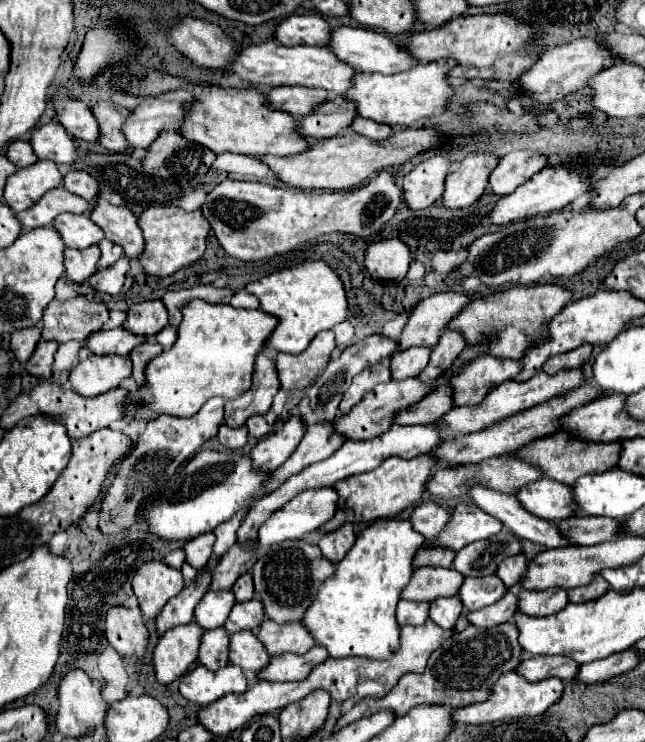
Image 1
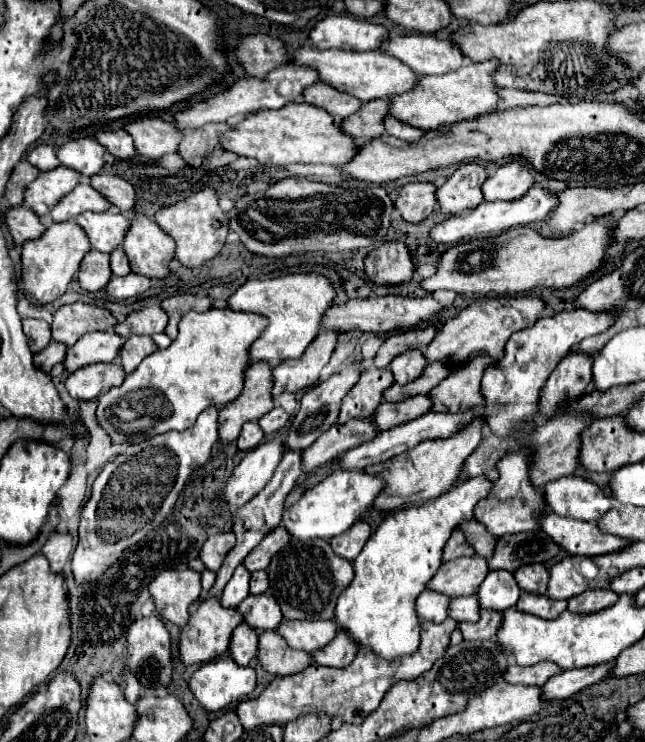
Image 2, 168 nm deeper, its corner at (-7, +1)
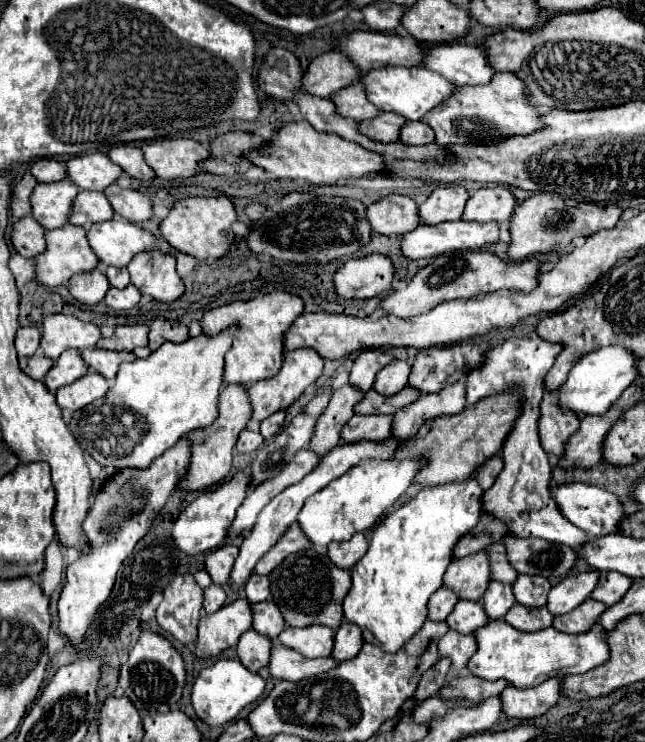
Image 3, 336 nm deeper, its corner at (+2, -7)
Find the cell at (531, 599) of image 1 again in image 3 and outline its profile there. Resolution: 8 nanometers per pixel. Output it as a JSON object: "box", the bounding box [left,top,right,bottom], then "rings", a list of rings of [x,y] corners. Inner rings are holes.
{"box":[505,604,553,632],"rings":[[[513,604],[511,610],[507,612],[505,620],[523,632],[535,632],[549,628],[553,622],[553,614],[543,606],[543,608],[527,608],[523,604]]]}

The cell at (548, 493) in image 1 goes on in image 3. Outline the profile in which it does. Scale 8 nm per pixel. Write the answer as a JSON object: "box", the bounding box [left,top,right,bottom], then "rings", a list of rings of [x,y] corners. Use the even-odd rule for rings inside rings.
{"box":[551,482,625,538],"rings":[[[573,482],[573,484],[555,484],[551,486],[551,498],[557,502],[559,512],[577,528],[581,528],[583,532],[587,532],[591,538],[599,538],[599,536],[607,536],[607,534],[615,534],[619,532],[619,522],[623,520],[625,512],[623,506],[619,504],[617,496],[601,490],[597,486],[589,486],[589,484],[581,484],[581,482]]]}

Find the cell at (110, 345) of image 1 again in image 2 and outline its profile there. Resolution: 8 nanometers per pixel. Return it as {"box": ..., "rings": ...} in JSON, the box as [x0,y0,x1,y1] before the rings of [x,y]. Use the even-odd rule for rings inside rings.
{"box":[66,332,124,372],"rings":[[[92,332],[84,334],[72,348],[66,350],[66,372],[76,372],[88,364],[96,362],[112,362],[116,360],[116,352],[120,352],[120,344],[124,338],[110,332]]]}

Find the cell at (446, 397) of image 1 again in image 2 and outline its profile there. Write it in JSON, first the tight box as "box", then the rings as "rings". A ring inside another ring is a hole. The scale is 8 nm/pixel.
{"box":[372,396,432,430],"rings":[[[412,396],[404,402],[382,402],[374,416],[372,416],[372,422],[376,424],[378,430],[388,430],[392,426],[400,426],[400,424],[406,424],[422,414],[426,414],[430,410],[432,402],[428,396]]]}

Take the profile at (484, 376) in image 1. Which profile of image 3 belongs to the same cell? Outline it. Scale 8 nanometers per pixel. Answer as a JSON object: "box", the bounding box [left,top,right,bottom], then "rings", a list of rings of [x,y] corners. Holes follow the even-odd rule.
{"box":[393,382,465,440],"rings":[[[455,382],[435,394],[421,394],[413,404],[401,408],[393,416],[393,436],[397,436],[399,440],[413,438],[427,420],[445,414],[449,416],[459,414],[463,412],[463,408],[465,408],[465,384],[461,382]]]}

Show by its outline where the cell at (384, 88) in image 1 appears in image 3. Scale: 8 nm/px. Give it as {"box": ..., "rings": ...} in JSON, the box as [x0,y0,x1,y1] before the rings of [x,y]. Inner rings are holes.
{"box":[423,72,541,144],"rings":[[[495,72],[491,84],[459,86],[455,96],[433,108],[423,118],[435,130],[437,144],[469,144],[491,142],[489,138],[501,138],[511,134],[529,134],[541,128],[539,112],[525,100],[525,84],[511,72]]]}

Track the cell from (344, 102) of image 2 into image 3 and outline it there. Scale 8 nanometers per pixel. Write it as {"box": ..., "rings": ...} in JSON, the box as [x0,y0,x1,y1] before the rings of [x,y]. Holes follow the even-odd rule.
{"box":[329,84,379,122],"rings":[[[351,84],[343,88],[343,92],[335,92],[329,100],[335,100],[335,108],[339,108],[339,116],[353,118],[357,122],[369,120],[379,114],[379,110],[365,98],[361,84]]]}

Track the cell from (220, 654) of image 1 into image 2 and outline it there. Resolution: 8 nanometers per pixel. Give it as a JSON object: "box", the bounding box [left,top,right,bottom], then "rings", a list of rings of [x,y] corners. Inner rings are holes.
{"box":[230,622,258,666],"rings":[[[246,622],[240,624],[232,634],[230,654],[240,666],[248,666],[248,662],[258,656],[258,632]]]}

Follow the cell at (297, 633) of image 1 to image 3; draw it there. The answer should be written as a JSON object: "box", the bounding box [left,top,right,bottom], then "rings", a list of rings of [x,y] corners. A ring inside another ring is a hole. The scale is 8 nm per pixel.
{"box":[279,626,335,658],"rings":[[[287,626],[279,634],[279,642],[291,650],[301,652],[307,658],[319,658],[331,654],[333,636],[335,632],[327,626],[305,626],[305,628]]]}

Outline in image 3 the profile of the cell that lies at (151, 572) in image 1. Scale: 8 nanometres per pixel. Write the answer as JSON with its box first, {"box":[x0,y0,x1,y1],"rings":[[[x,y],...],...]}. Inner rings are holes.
{"box":[157,574,203,644],"rings":[[[191,574],[177,576],[167,588],[157,608],[159,626],[183,644],[193,644],[197,636],[199,612],[203,610],[203,590]]]}

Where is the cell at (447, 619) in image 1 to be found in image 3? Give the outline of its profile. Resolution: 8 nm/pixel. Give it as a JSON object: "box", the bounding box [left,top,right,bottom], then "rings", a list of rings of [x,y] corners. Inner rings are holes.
{"box":[447,600,487,634],"rings":[[[459,600],[453,608],[453,612],[447,616],[447,624],[449,628],[461,632],[461,634],[471,634],[477,628],[487,624],[487,614],[483,612],[483,606],[479,602],[471,602],[471,600]]]}

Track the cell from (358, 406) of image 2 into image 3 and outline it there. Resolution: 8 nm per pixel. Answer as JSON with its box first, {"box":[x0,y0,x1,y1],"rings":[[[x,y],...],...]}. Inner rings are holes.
{"box":[309,384,365,456],"rings":[[[351,384],[335,390],[329,406],[317,420],[309,450],[313,450],[319,456],[325,456],[331,448],[335,448],[341,440],[343,426],[347,424],[347,420],[351,420],[351,416],[355,416],[355,404],[359,404],[363,396],[365,394],[361,394]]]}

